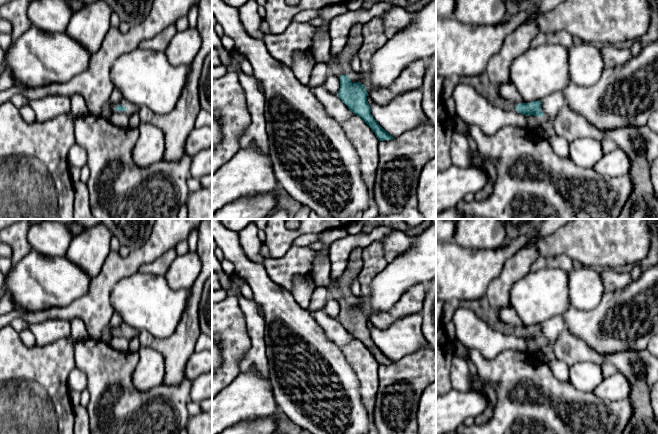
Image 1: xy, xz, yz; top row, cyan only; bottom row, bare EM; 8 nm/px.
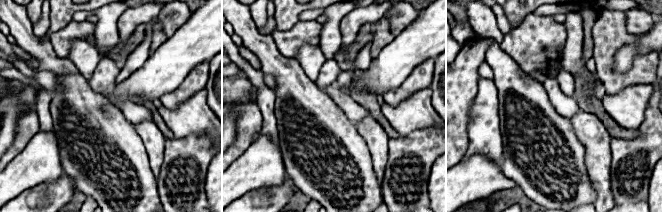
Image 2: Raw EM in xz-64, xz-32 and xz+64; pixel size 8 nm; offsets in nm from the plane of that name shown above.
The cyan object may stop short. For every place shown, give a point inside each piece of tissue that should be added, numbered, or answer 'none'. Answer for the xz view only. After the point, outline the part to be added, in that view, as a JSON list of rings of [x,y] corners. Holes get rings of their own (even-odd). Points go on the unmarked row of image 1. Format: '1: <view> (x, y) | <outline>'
1: xz (340, 290) | [[[355,248],[349,255],[347,267],[337,283],[331,282],[327,288],[331,297],[342,300],[349,294],[350,285],[358,277],[362,269],[362,252],[363,249]]]

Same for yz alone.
1: yz (480, 307) | [[[486,295],[476,300],[462,300],[458,302],[460,307],[472,311],[478,318],[485,322],[489,327],[495,331],[499,331],[506,335],[516,334],[516,328],[503,323],[496,311],[490,306]]]

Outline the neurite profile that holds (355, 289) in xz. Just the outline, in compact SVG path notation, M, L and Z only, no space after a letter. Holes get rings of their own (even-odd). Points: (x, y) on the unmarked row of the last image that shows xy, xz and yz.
M356 277L353 282L350 285L350 289L349 289L349 294L348 296L345 298L349 298L349 299L357 299L361 296L361 286L360 283L358 281L358 277Z

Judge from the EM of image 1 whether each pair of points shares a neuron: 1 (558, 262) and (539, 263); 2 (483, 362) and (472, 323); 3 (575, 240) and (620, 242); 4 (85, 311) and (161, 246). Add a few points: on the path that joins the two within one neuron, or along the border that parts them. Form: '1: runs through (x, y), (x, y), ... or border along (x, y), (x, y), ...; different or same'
1: runs through (553, 262), (544, 262); same
2: border along (470, 348), (486, 357), (495, 357), (503, 350); different
3: runs through (586, 240), (609, 240); same
4: runs through (99, 290), (122, 267), (128, 266), (140, 256); same

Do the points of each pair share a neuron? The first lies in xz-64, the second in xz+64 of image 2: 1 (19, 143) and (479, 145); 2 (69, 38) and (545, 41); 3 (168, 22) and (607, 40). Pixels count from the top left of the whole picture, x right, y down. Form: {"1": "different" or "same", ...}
{"1": "different", "2": "same", "3": "different"}

